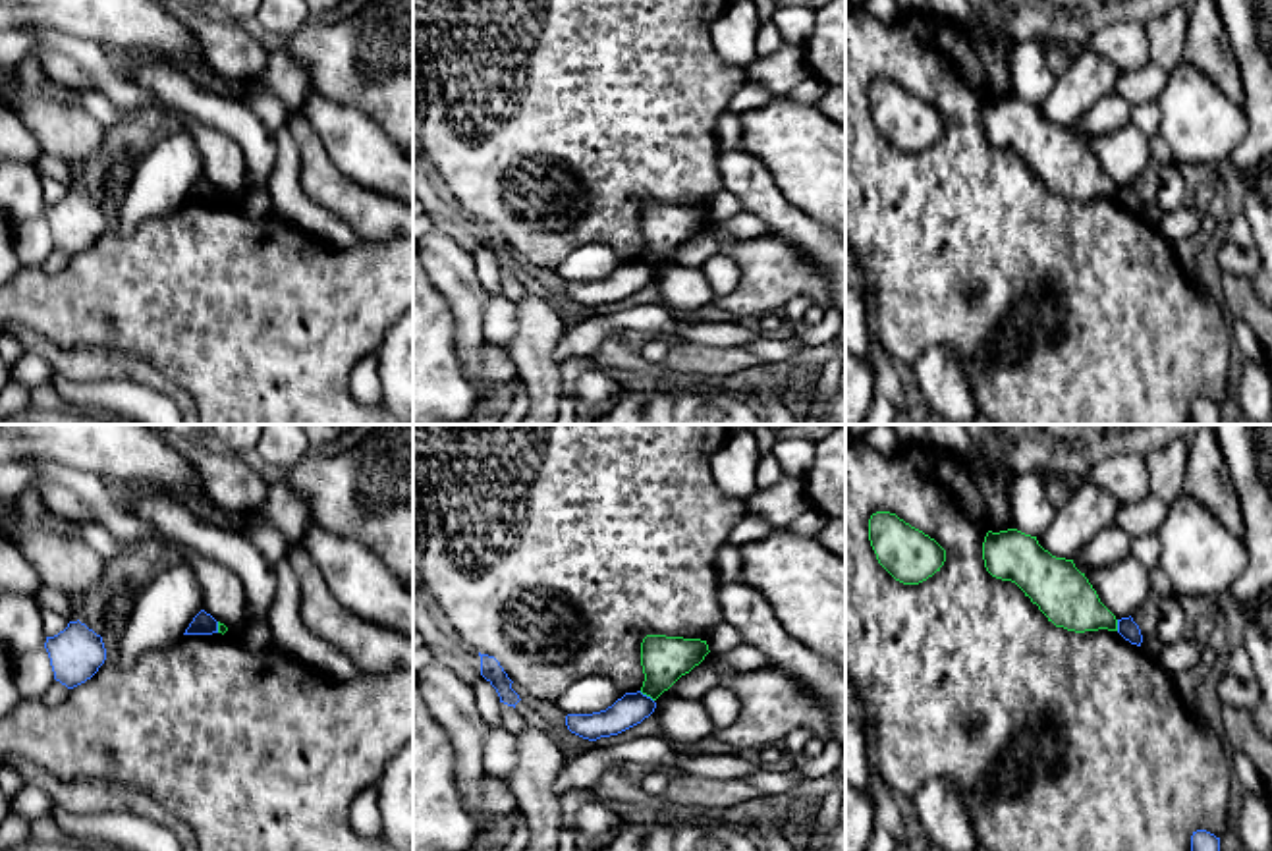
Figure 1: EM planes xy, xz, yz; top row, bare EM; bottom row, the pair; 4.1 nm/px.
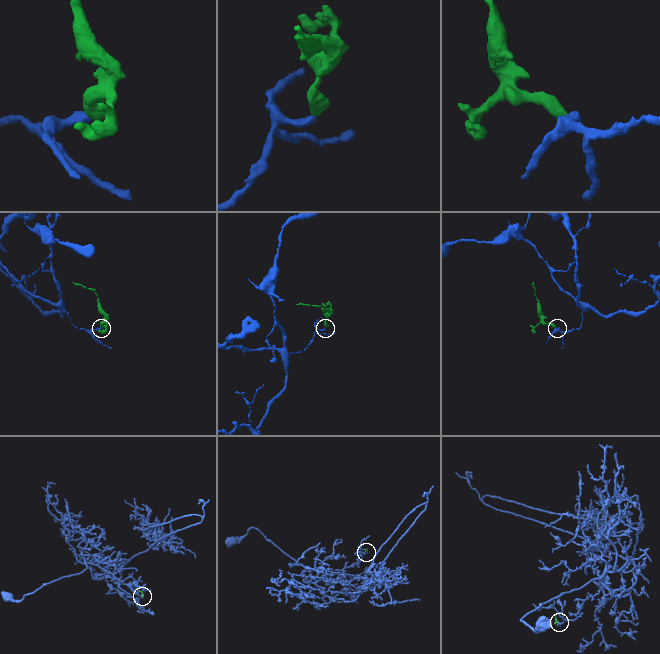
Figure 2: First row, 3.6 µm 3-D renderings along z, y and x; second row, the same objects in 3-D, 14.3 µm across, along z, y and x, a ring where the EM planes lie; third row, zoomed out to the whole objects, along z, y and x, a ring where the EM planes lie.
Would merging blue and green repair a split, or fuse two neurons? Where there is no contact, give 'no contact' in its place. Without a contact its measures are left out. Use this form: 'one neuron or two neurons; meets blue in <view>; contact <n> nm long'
two neurons; meets blue in xz; contact 80 nm long

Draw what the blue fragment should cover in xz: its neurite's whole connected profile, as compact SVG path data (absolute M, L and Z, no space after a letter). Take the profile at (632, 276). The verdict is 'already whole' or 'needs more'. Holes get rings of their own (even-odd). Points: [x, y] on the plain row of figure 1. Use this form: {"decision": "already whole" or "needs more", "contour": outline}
{"decision": "already whole", "contour": "M641 259L625 261L606 278L593 282L567 282L566 293L571 301L596 309L600 305L618 303L641 291L654 280L654 276L656 270Z"}

